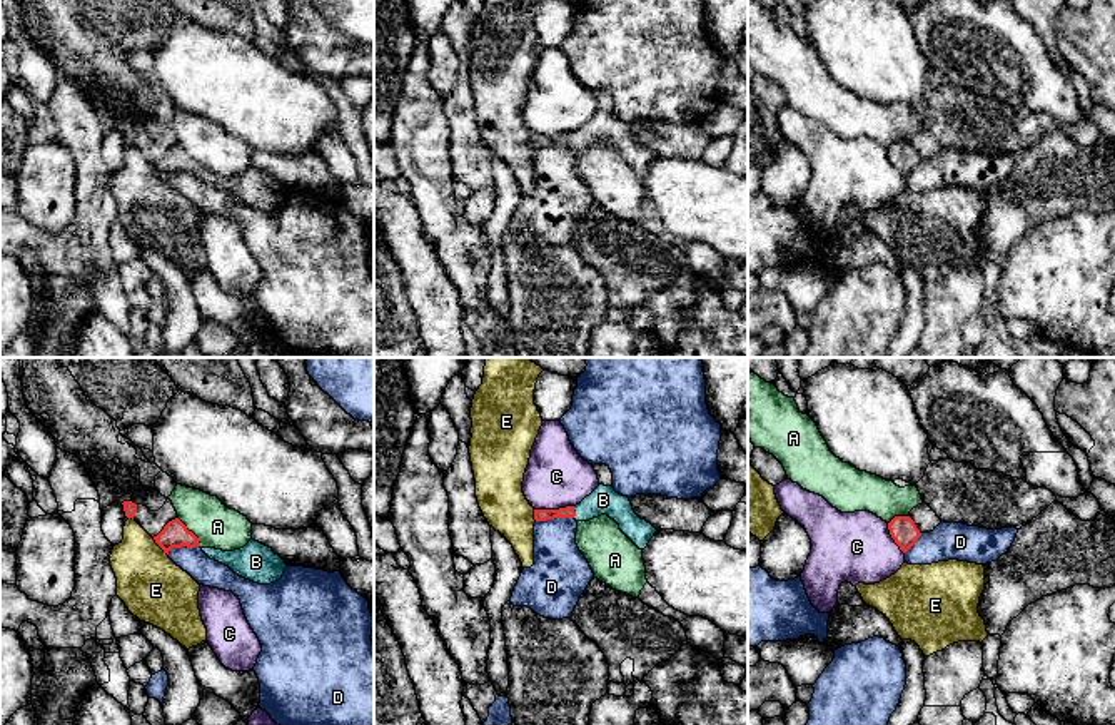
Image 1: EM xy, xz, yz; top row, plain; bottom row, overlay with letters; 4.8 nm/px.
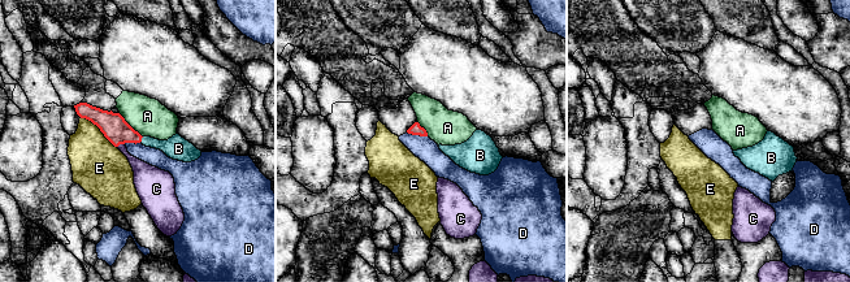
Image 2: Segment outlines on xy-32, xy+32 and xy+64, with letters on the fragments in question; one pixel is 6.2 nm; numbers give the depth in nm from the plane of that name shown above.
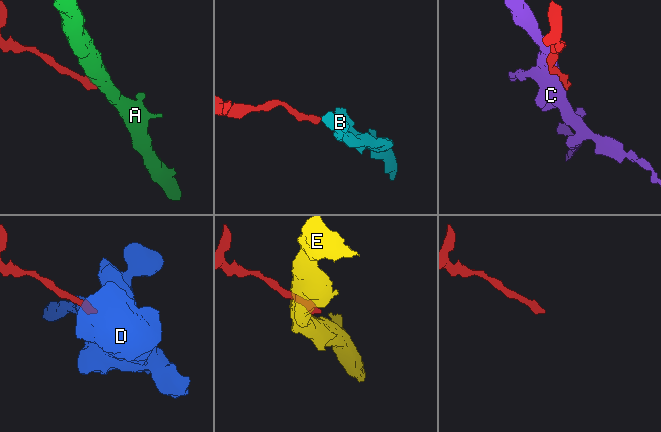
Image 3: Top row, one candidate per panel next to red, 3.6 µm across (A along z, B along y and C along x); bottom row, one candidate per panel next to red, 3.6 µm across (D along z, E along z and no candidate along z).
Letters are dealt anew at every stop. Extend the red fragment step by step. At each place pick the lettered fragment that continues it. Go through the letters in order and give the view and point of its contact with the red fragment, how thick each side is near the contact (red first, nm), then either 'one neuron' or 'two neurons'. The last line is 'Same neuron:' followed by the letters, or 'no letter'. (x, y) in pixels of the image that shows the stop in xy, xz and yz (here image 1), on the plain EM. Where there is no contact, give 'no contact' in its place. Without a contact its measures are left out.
A: meets red in xy at (191, 157); 130 nm thick on the red side, 220 nm on the other; two neurons
B: meets red in xz at (575, 137); 60 nm thick on the red side, 140 nm on the other; one neuron
C: meets red in xz at (553, 136); 60 nm thick on the red side, 300 nm on the other; two neurons
D: meets red in xz at (554, 142); 60 nm thick on the red side, 260 nm on the other; two neurons
E: meets red in xy at (159, 171); 130 nm thick on the red side, 320 nm on the other; two neurons
Same neuron: B

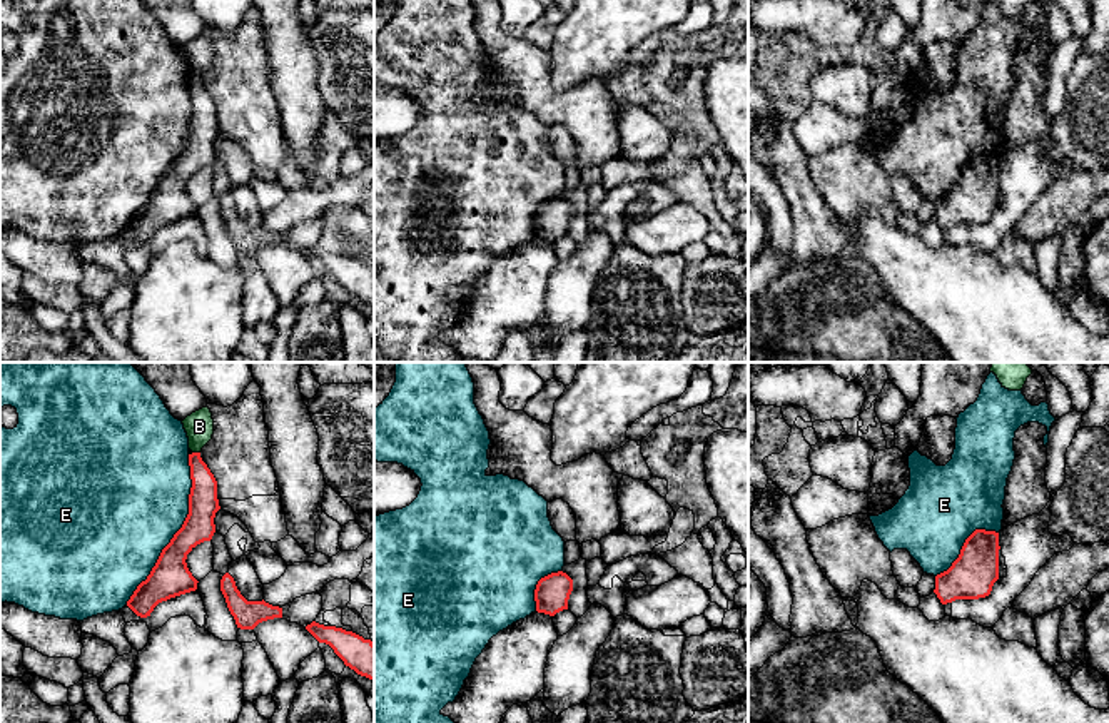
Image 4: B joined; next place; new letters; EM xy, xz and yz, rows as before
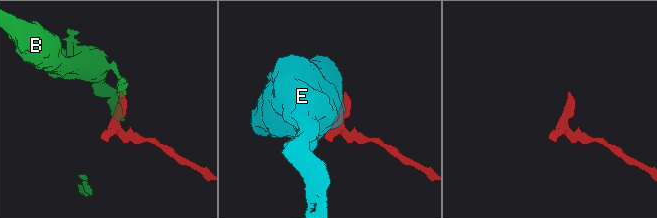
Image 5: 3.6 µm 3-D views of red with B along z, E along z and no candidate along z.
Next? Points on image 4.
B: meets red in xy at (196, 79); 140 nm thick on the red side, 140 nm on the other; two neurons
E: meets red in xy at (179, 156); 190 nm thick on the red side, 480 nm on the other; two neurons
Same neuron: no letter

